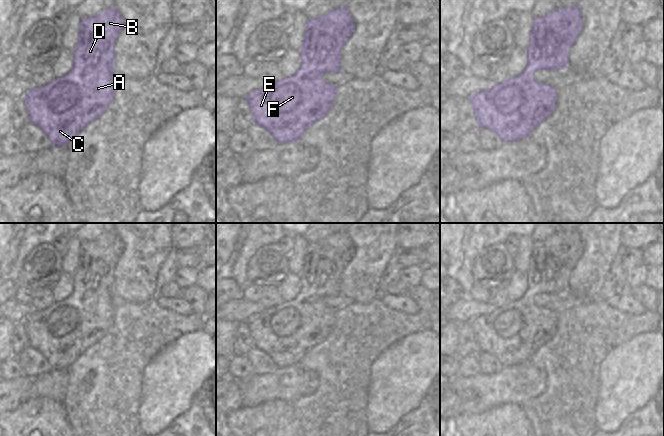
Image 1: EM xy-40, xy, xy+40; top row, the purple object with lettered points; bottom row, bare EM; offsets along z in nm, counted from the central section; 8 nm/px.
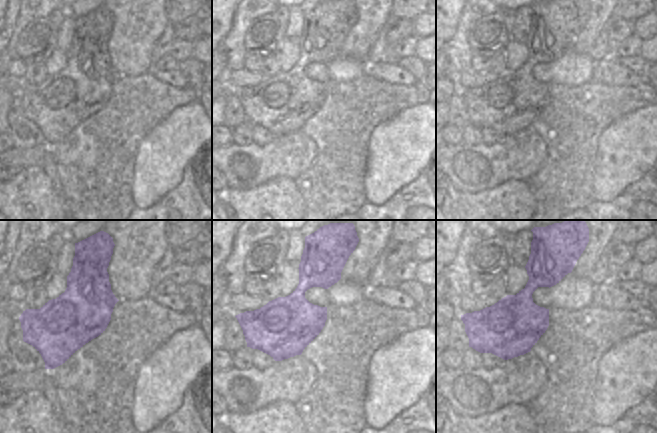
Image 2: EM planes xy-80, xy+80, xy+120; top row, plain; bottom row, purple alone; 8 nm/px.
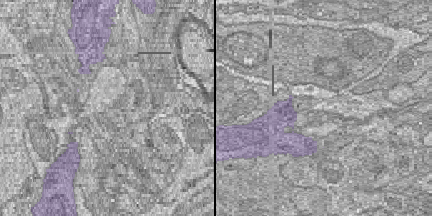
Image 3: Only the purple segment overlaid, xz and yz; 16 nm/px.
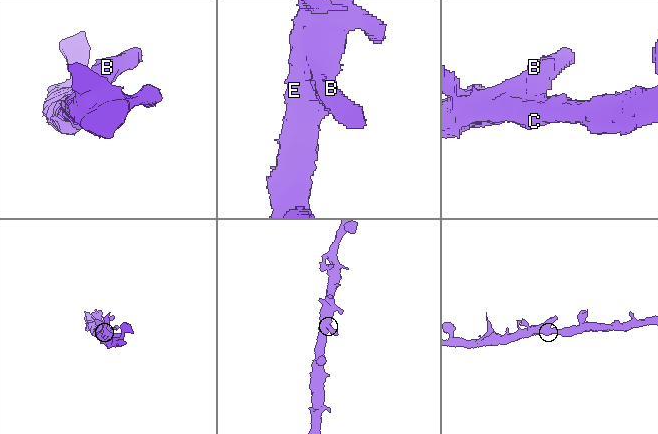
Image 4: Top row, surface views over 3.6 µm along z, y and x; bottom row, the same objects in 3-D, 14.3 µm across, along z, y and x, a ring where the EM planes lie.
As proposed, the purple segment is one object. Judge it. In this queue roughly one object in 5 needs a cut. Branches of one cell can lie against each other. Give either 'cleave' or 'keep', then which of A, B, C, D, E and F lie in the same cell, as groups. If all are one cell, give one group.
keep | A B C D E F

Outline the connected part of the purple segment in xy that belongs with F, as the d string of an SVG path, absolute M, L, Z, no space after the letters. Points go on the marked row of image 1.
M347 6L330 10L318 18L309 19L305 25L303 45L299 51L301 57L299 69L288 78L282 78L278 82L247 94L245 99L253 115L254 123L264 128L277 141L277 144L298 141L314 122L324 118L331 110L335 103L337 86L328 84L322 76L328 72L338 72L341 70L341 51L354 31L355 21L349 13Z

